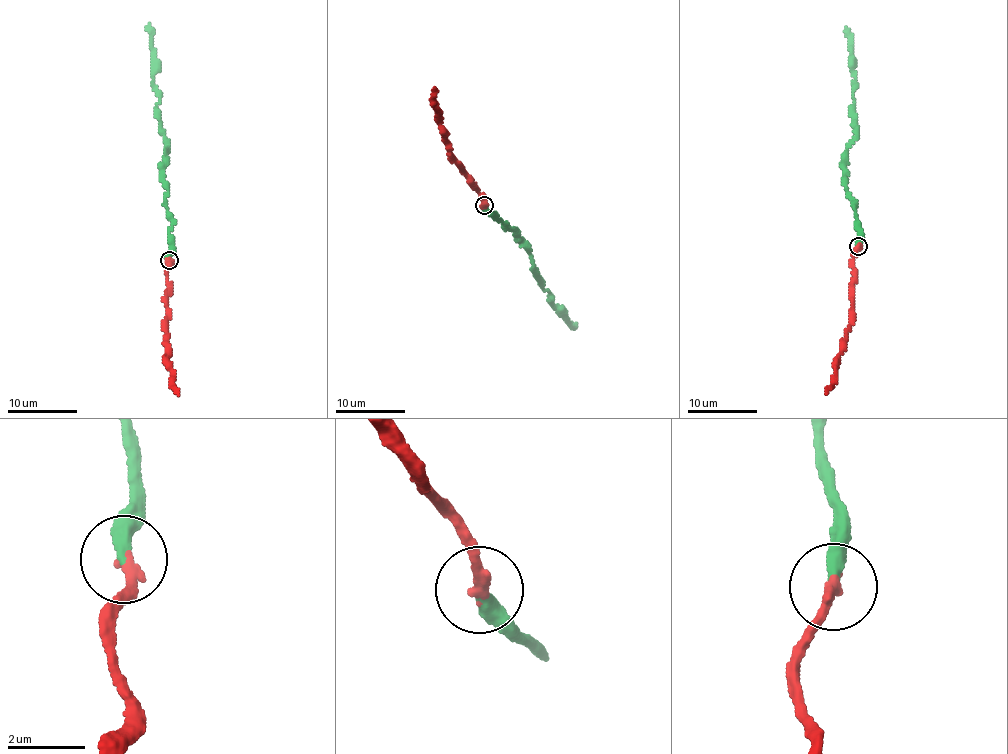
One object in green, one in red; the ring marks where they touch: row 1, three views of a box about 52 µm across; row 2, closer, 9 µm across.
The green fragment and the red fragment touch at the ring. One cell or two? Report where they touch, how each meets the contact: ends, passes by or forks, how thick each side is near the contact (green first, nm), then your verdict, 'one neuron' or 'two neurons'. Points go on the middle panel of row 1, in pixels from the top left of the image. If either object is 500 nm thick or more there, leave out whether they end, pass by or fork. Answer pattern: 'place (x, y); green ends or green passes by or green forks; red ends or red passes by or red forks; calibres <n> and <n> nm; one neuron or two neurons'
place (484, 205); green ends; red ends; calibres 360 and 280 nm; one neuron

